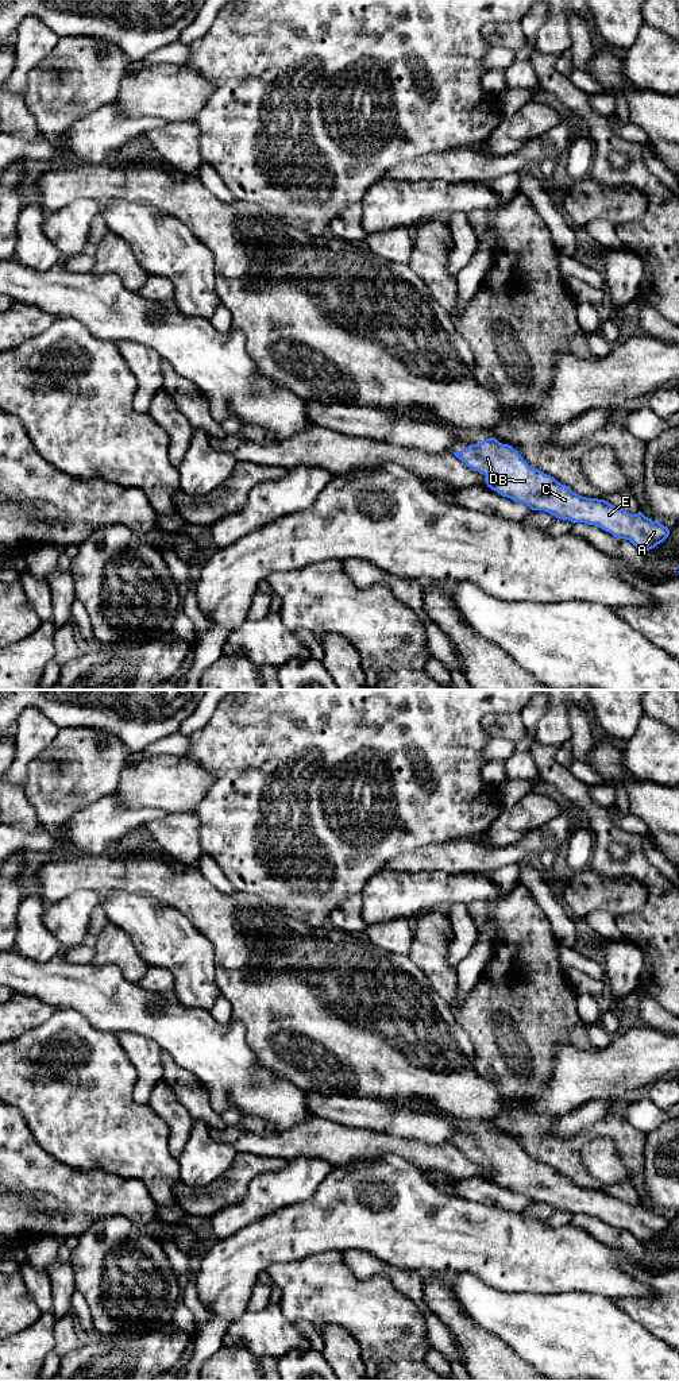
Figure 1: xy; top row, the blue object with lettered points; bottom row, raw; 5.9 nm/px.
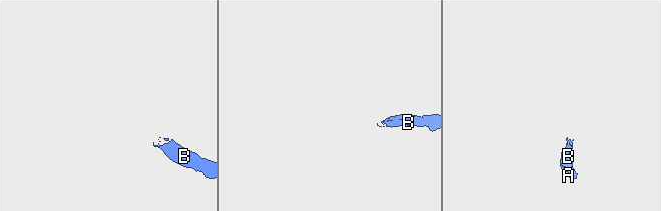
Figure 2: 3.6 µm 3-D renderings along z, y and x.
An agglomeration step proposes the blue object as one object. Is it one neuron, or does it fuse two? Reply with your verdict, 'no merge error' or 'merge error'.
no merge error

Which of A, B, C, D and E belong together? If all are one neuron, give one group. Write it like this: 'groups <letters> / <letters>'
groups A B C D E

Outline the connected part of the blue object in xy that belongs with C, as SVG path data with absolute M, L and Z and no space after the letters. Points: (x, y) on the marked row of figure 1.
M495 437L454 452L470 468L485 474L487 487L502 497L525 504L532 510L544 510L572 524L598 526L617 539L629 540L641 552L663 543L670 529L652 521L641 512L632 514L605 499L587 498L574 493L553 477L529 466L509 444Z

